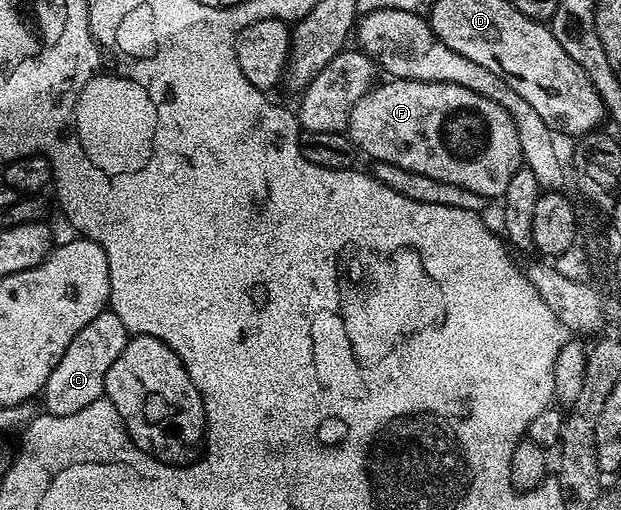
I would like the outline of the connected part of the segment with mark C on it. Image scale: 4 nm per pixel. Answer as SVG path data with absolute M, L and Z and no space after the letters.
M111 309L102 310L65 348L65 356L53 368L49 380L43 386L41 399L45 405L46 413L53 416L73 416L73 412L81 412L89 404L93 404L104 397L105 376L109 368L113 368L113 360L121 356L129 335L121 316L117 316Z

